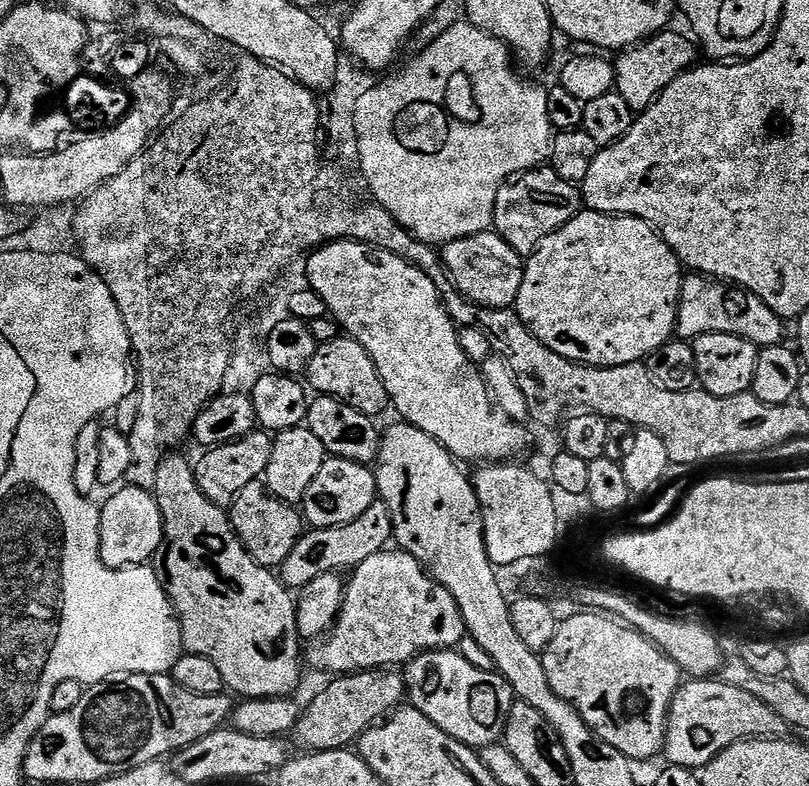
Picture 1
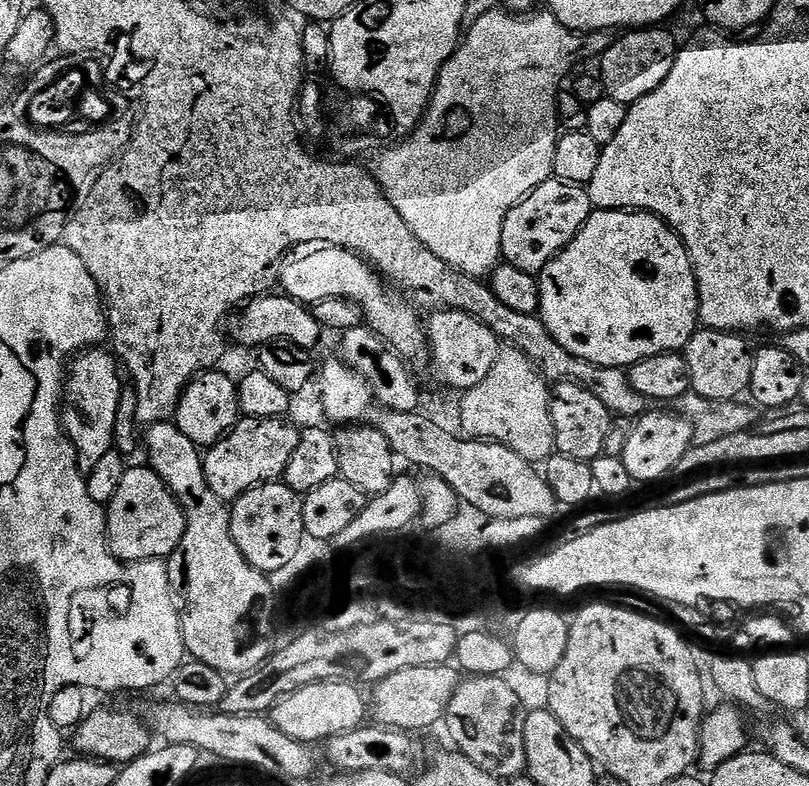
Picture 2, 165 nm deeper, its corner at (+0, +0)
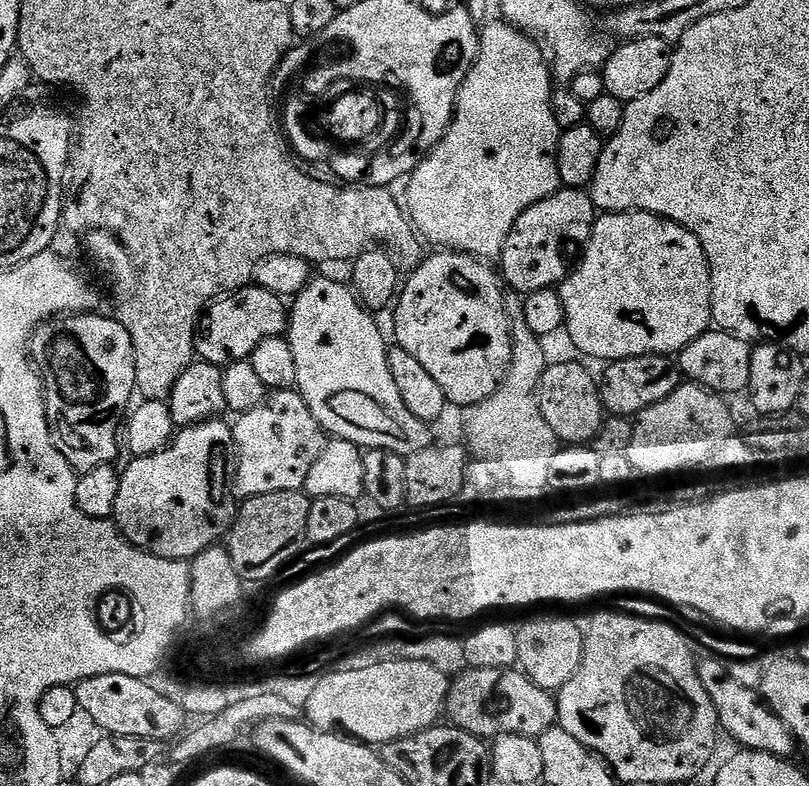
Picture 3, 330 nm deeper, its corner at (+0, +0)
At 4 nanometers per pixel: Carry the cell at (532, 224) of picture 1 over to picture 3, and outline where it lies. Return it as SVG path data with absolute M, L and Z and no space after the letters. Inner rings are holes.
M561 187L550 198L527 208L518 222L514 222L498 257L503 283L511 291L521 294L563 284L574 258L581 255L590 238L597 215L598 209L592 203L591 195L579 188Z

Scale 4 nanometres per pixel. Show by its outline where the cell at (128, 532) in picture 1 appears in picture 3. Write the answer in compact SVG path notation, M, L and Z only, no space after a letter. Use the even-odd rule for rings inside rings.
M223 419L207 420L204 424L192 424L189 428L179 429L173 435L172 440L163 448L149 456L138 456L130 462L129 469L120 474L120 485L118 486L118 502L114 502L114 523L120 532L133 544L136 548L140 548L144 552L154 554L158 558L166 558L167 560L183 560L191 562L196 557L201 556L208 548L215 548L227 537L232 531L232 521L234 519L234 504L228 500L223 500L216 493L216 488L212 485L212 480L220 480L224 476L224 472L231 473L236 463L236 443L232 437L232 424Z

